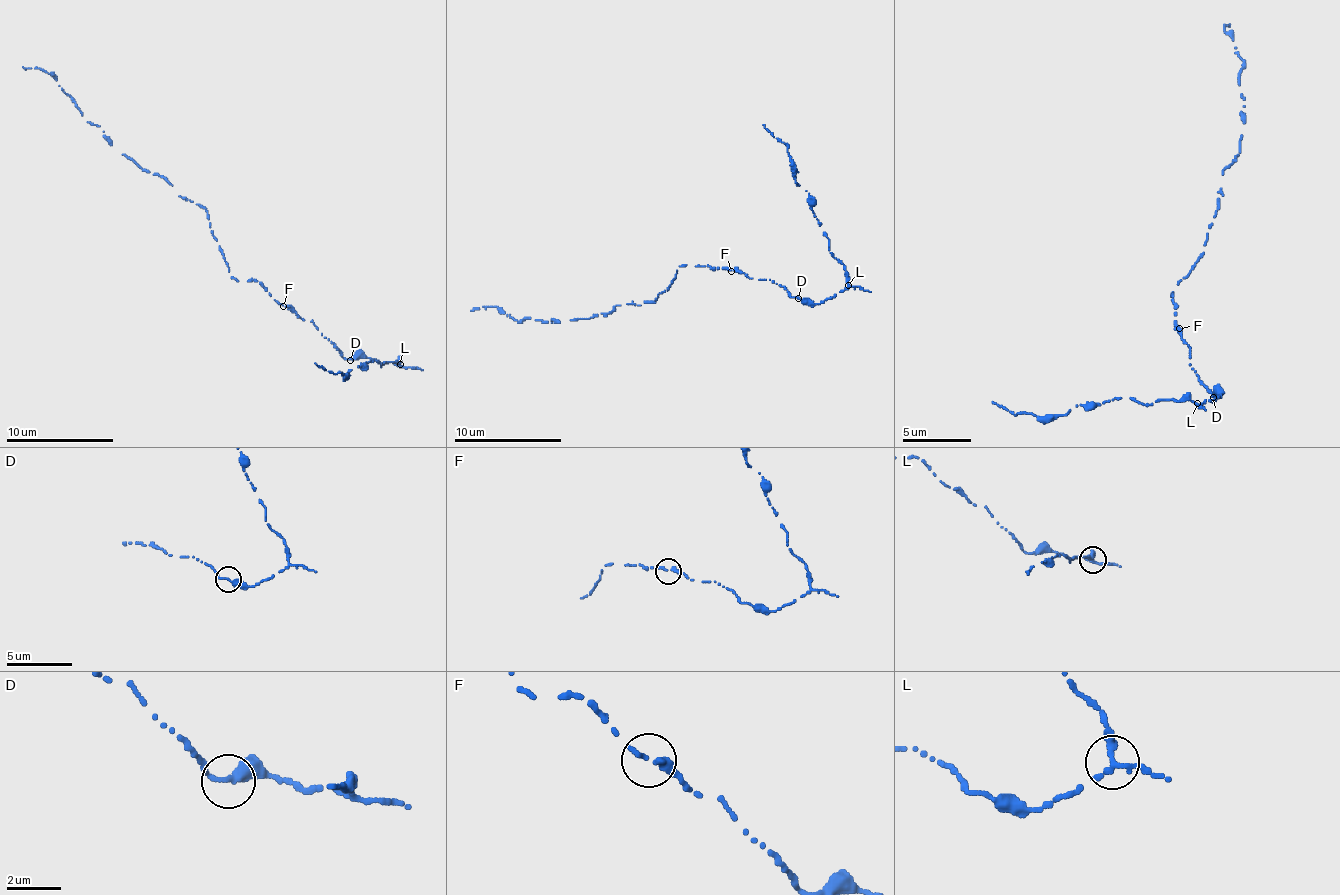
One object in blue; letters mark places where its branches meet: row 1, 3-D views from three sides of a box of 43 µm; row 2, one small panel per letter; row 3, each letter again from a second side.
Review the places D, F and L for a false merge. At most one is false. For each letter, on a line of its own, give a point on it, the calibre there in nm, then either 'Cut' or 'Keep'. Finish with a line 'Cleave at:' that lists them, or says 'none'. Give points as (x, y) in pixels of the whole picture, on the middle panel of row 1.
D: Place: (798, 298). Thickness 280 nm. Keep
F: Place: (731, 271). Thickness 260 nm. Keep
L: Place: (848, 285). Thickness 280 nm. Cut
Cleave at: L

